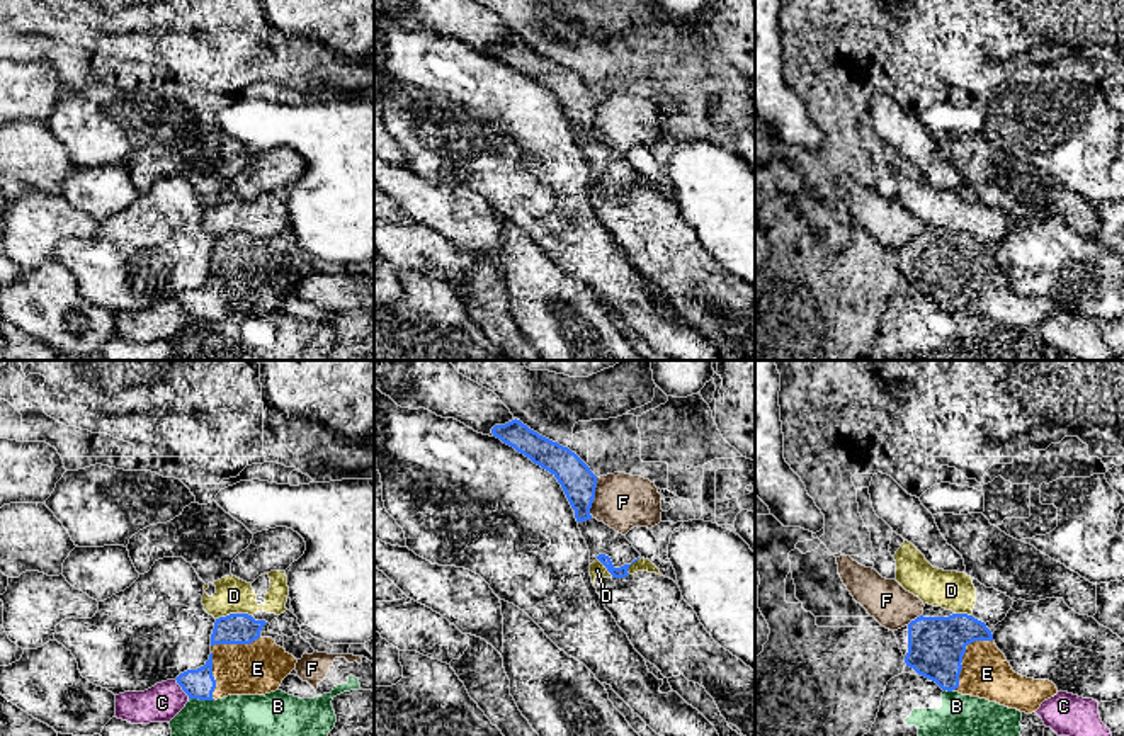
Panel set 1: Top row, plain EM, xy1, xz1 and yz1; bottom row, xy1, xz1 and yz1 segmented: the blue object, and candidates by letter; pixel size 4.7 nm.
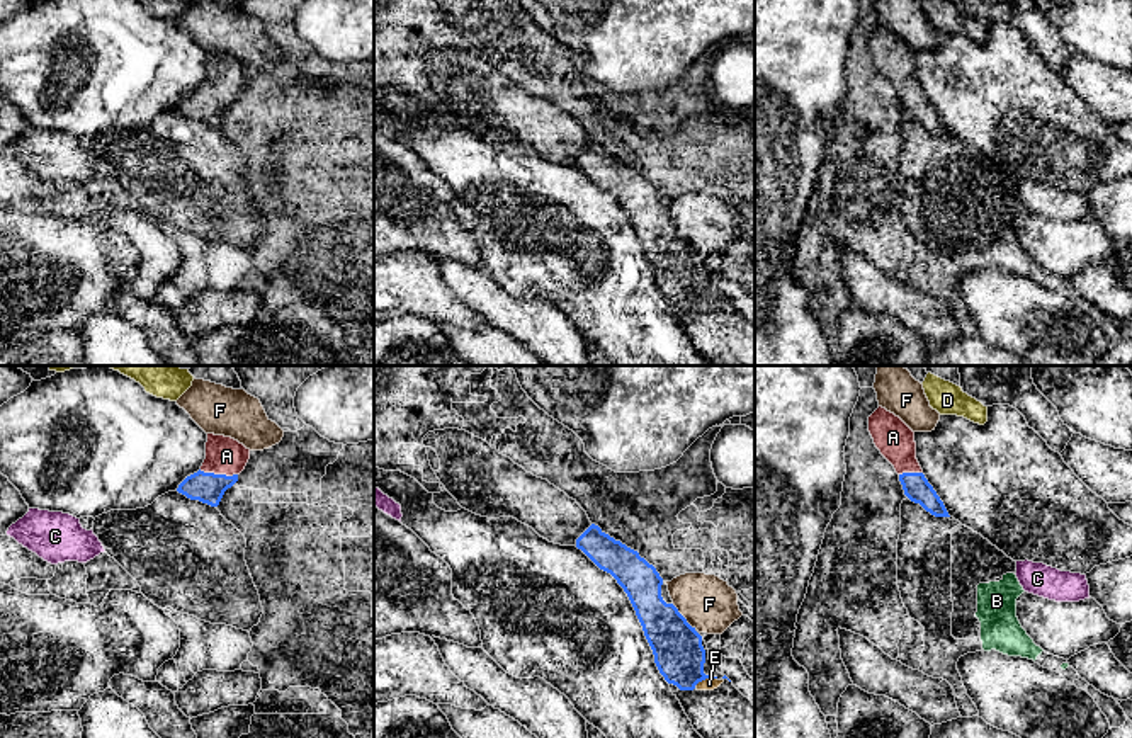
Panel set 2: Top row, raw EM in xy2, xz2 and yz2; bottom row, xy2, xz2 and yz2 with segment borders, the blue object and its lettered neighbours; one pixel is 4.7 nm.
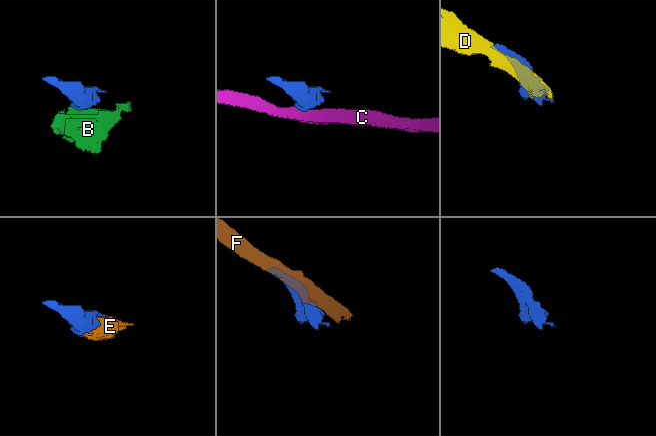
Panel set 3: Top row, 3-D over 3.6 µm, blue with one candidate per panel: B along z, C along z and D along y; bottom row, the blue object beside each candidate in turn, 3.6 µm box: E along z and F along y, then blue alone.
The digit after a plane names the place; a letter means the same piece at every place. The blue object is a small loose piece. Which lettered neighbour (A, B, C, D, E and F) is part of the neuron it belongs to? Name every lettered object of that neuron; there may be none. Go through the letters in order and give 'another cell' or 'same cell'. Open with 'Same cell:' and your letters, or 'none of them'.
Same cell: A, E
A: same cell
B: another cell
C: another cell
D: another cell
E: same cell
F: another cell

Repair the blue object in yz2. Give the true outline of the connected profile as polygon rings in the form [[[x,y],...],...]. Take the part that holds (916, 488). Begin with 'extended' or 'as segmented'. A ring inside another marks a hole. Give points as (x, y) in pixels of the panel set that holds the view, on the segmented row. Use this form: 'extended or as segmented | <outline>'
extended | [[[882,406],[869,417],[869,432],[875,447],[899,474],[904,495],[935,517],[950,517],[916,459],[914,432]]]

